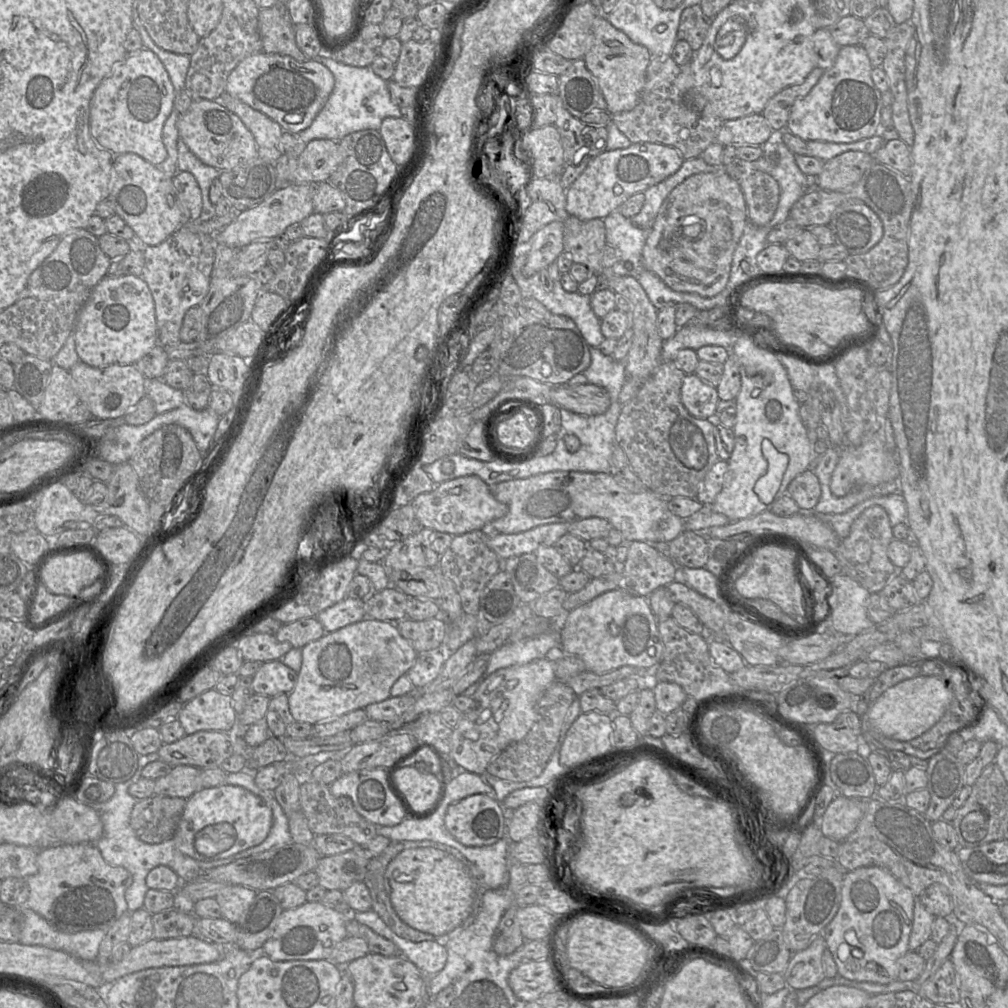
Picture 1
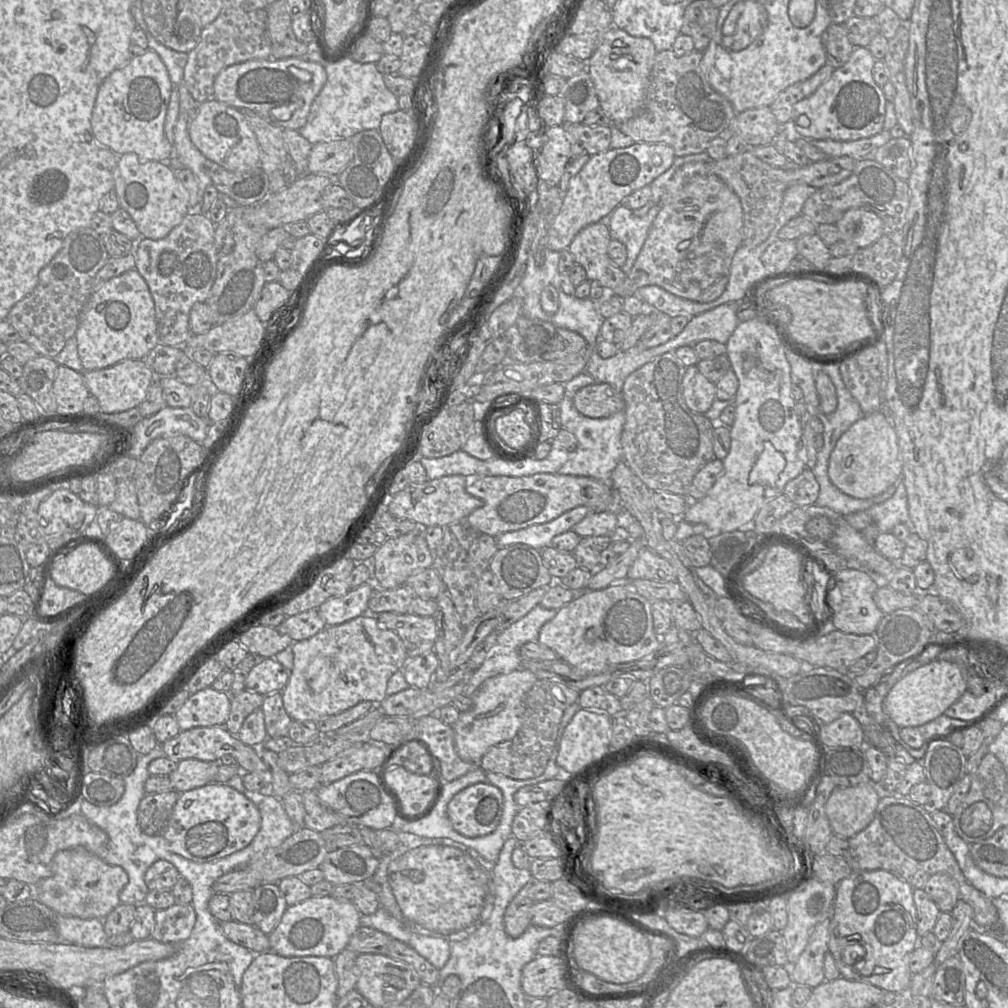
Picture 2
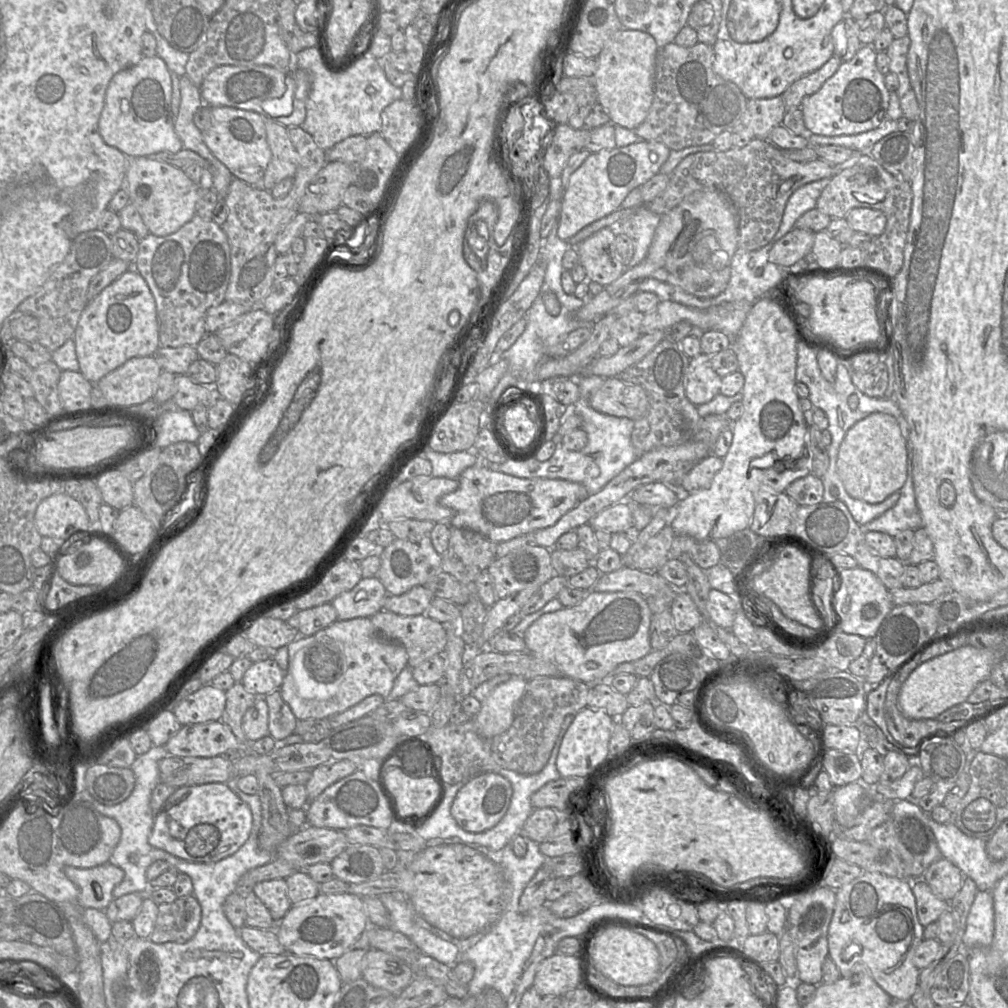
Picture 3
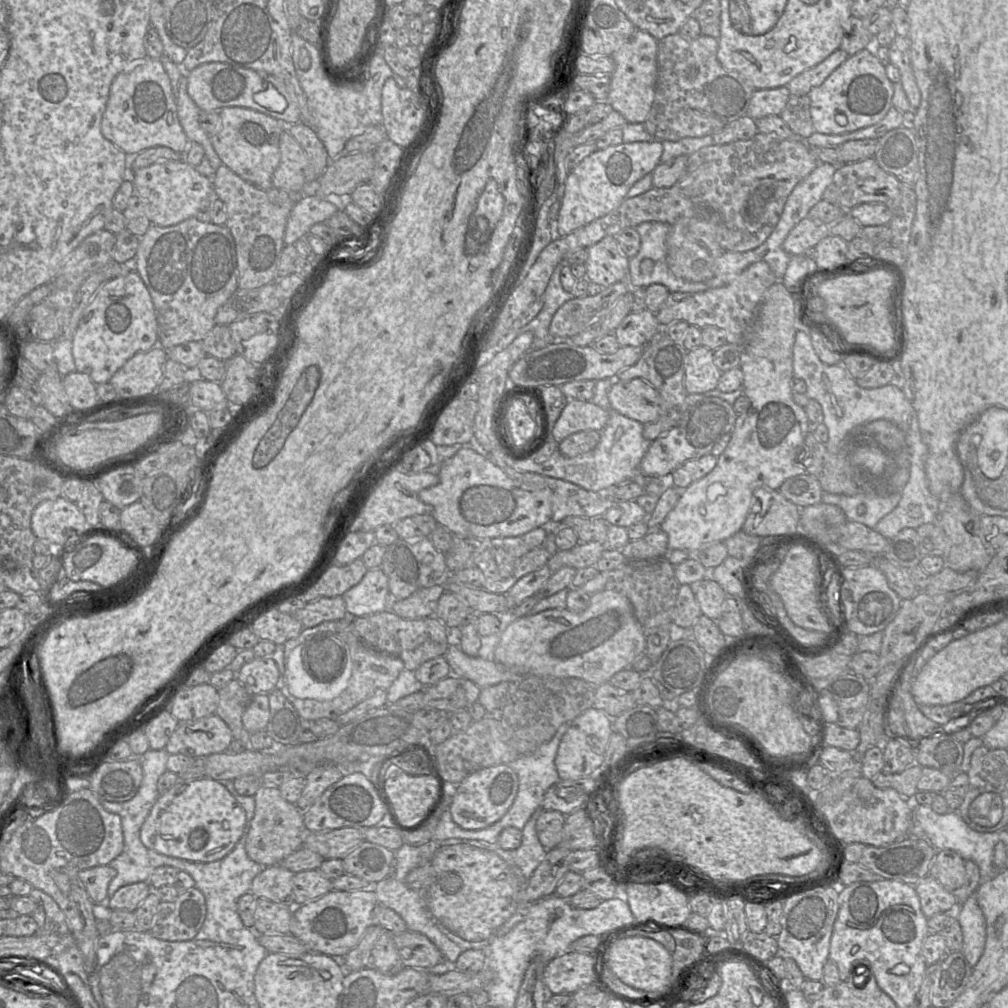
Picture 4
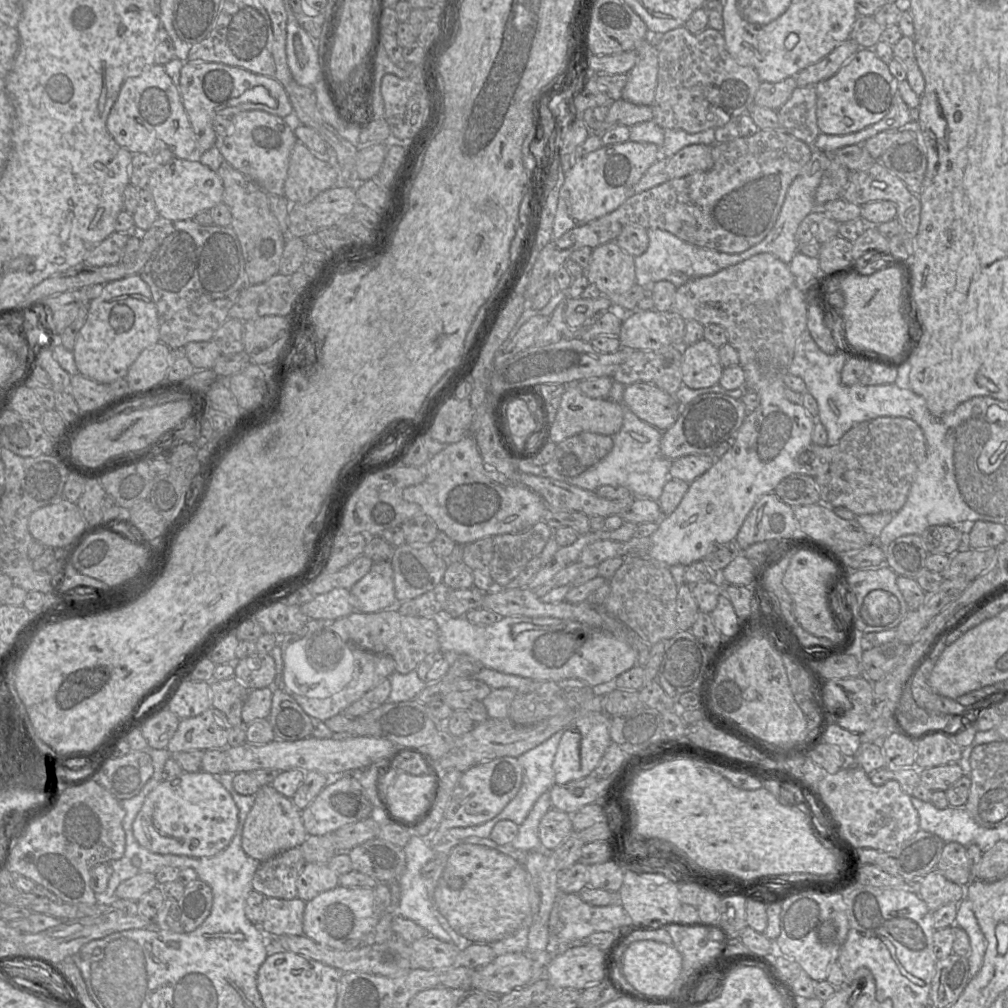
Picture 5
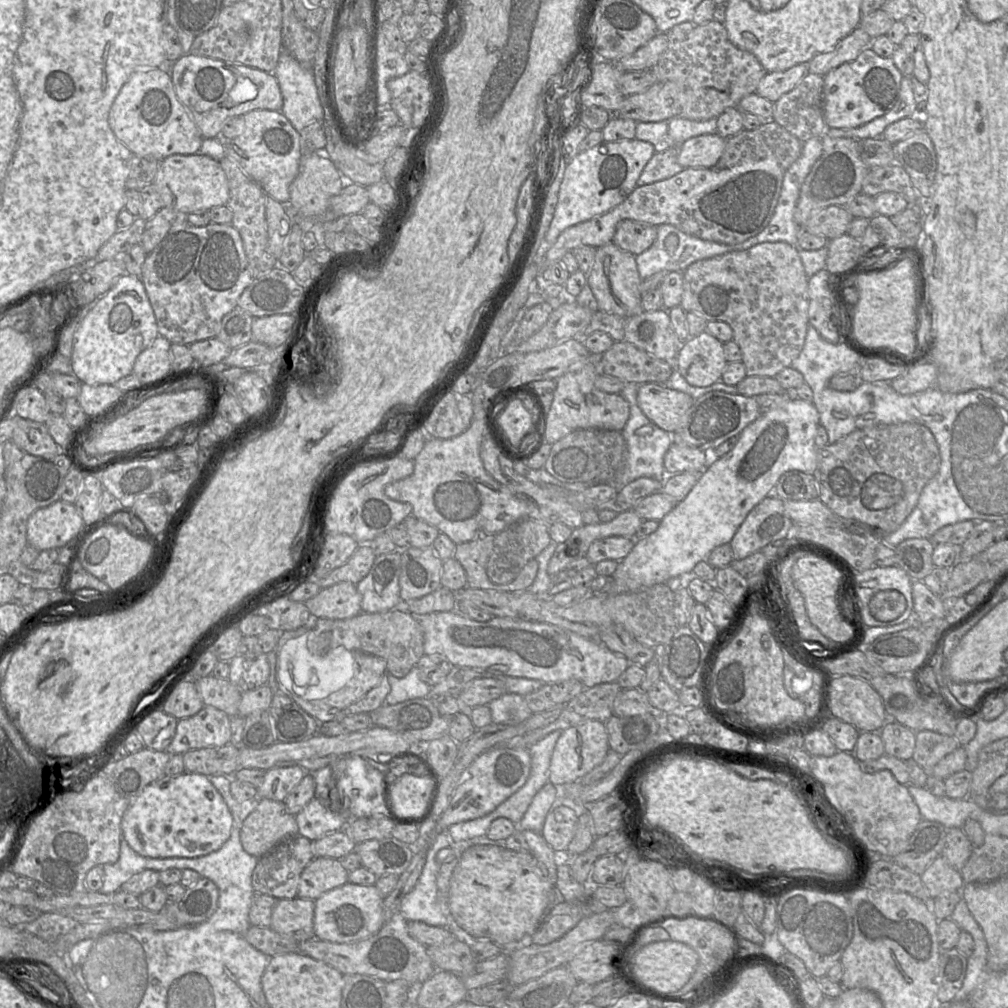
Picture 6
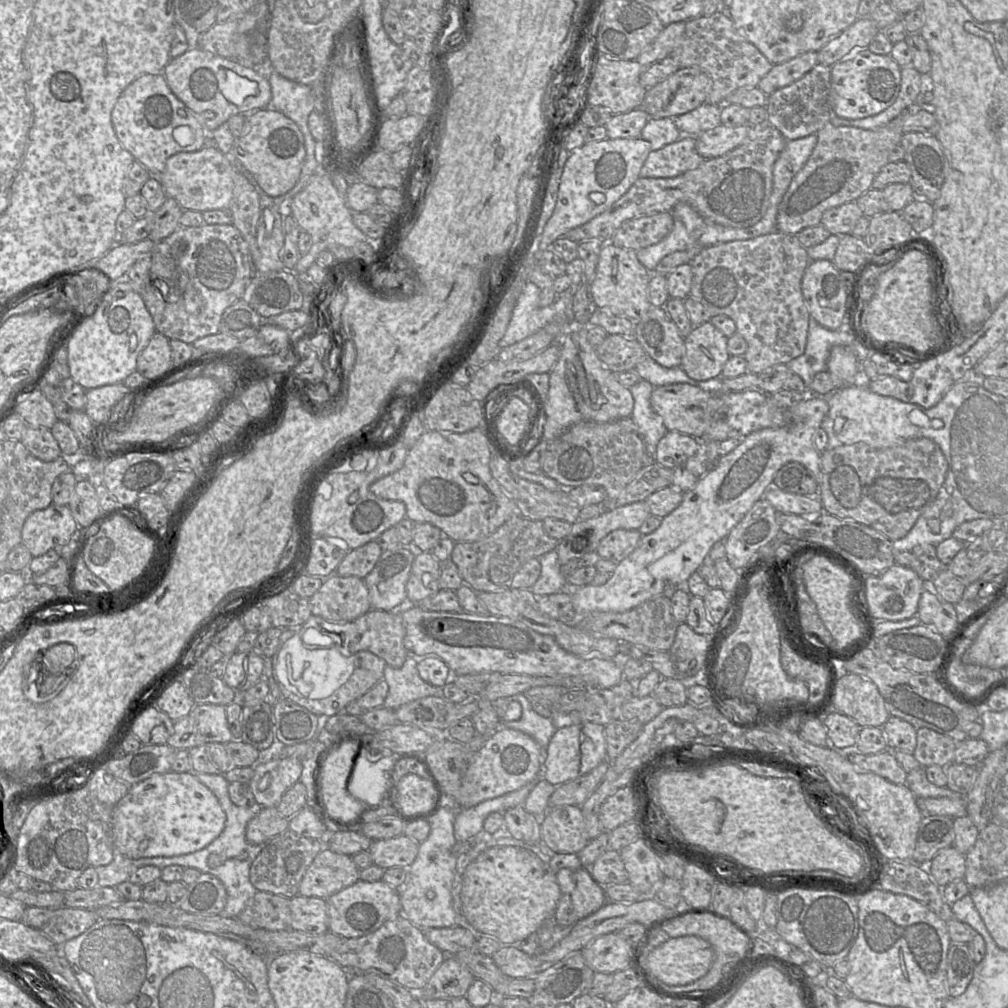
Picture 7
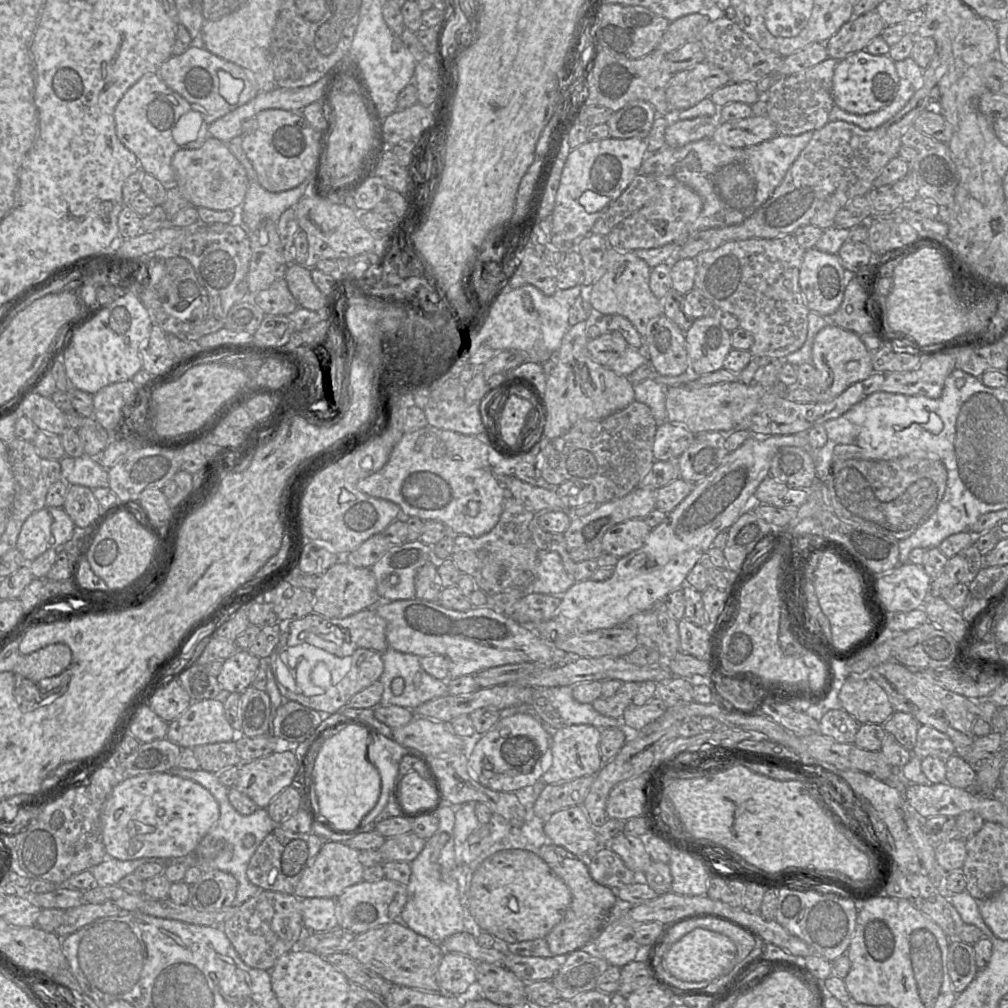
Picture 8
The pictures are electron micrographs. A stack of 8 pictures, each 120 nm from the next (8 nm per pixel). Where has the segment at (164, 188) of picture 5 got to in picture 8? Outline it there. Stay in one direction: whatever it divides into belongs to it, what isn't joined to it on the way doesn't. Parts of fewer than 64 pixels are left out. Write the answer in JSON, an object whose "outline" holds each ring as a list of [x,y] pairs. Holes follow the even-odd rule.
{"outline":[[[208,137],[198,149],[181,149],[172,158],[175,183],[182,189],[190,205],[213,210],[240,208],[244,202],[249,181],[245,168],[231,153],[227,144]]]}

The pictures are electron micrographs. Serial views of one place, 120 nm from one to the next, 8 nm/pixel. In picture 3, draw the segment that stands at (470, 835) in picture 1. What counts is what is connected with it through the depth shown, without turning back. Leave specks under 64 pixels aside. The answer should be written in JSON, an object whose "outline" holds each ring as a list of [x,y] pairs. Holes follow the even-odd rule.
{"outline":[[[486,772],[472,778],[461,787],[452,802],[451,815],[463,830],[480,833],[492,828],[504,817],[511,797],[511,783],[500,774]]]}

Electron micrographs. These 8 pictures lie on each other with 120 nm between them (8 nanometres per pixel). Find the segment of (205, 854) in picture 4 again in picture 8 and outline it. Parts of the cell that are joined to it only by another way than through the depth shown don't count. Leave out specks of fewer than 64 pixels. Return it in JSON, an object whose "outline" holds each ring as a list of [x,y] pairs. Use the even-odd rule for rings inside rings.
{"outline":[[[169,772],[128,777],[116,785],[104,803],[101,833],[105,851],[121,860],[170,859],[193,854],[220,815],[219,804],[202,785]]]}

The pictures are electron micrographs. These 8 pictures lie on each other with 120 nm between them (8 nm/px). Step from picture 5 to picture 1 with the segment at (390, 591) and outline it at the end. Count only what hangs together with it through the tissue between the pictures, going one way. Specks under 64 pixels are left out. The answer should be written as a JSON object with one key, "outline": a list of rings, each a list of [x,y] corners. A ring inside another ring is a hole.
{"outline":[[[346,597],[335,605],[321,611],[315,618],[321,623],[325,632],[328,633],[359,622],[365,617],[365,600]]]}

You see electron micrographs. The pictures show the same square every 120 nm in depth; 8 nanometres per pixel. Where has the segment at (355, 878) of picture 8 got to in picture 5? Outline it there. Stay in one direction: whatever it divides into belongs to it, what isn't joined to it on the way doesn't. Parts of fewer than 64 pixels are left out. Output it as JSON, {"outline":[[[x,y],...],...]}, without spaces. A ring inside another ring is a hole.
{"outline":[[[307,863],[296,880],[297,897],[305,902],[339,885],[339,875],[326,863]]]}

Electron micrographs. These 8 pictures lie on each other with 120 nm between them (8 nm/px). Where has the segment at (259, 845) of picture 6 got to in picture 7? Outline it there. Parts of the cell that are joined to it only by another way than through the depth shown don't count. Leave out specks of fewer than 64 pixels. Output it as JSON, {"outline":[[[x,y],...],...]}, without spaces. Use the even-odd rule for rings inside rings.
{"outline":[[[263,807],[246,826],[246,840],[250,844],[264,845],[276,835],[288,829],[289,819],[276,807]]]}

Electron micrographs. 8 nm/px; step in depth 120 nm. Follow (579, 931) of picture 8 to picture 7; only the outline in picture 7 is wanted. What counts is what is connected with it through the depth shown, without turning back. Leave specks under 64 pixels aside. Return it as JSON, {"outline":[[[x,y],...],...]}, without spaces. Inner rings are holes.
{"outline":[[[562,868],[557,872],[556,878],[561,897],[554,920],[560,926],[572,927],[608,901],[604,886],[593,878],[589,868]]]}

